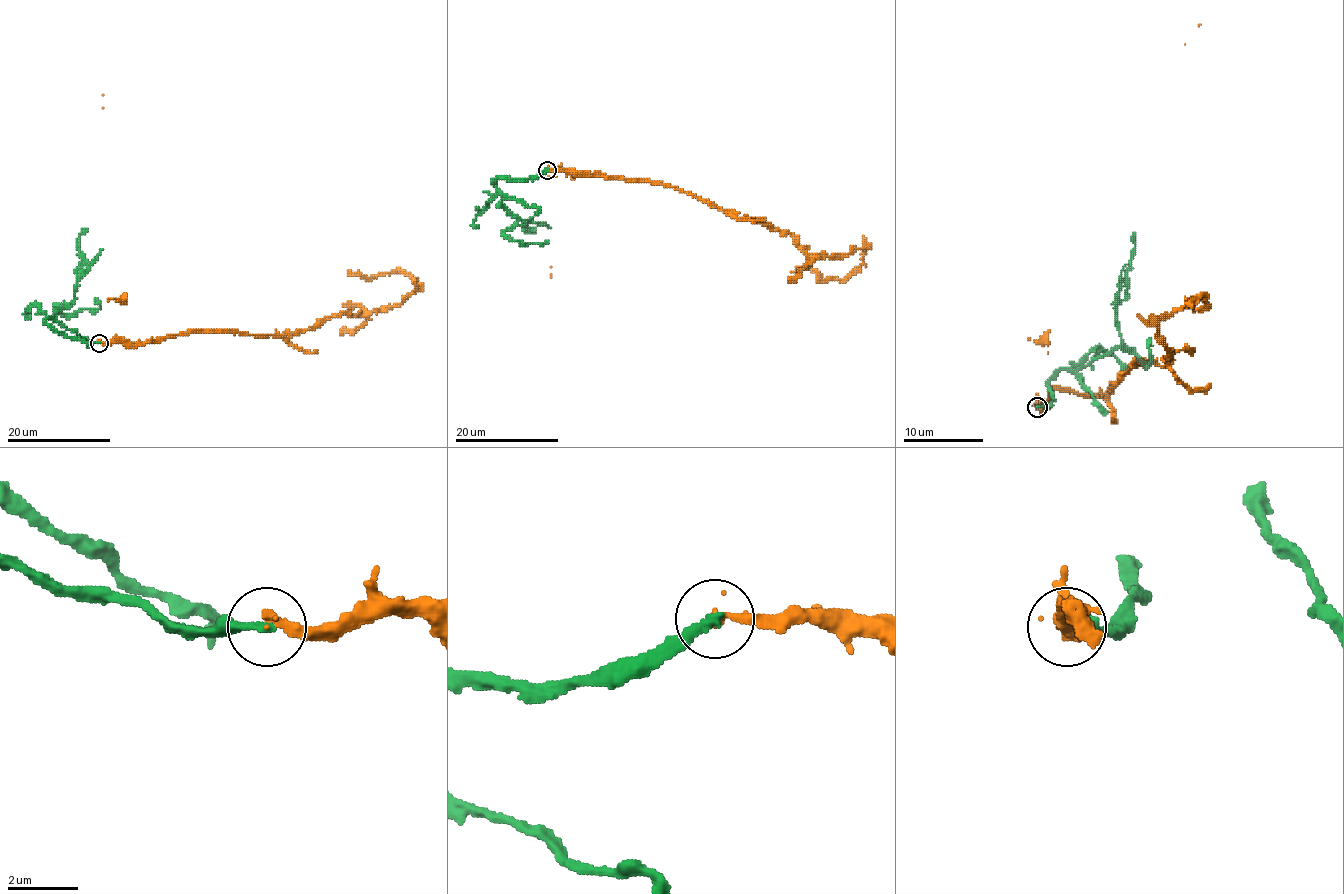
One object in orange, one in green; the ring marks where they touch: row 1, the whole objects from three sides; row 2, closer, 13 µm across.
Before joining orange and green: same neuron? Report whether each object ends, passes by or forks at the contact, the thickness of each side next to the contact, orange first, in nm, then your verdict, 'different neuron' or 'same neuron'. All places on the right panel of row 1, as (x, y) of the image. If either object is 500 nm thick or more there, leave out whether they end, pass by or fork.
orange ends; green ends; calibres 240 and 240 nm; different neuron

